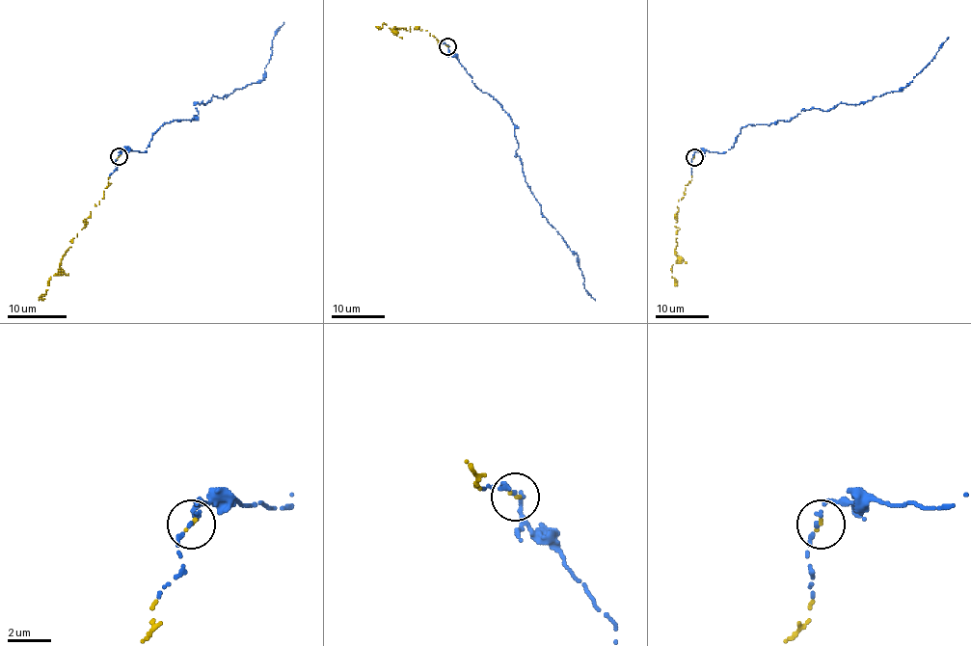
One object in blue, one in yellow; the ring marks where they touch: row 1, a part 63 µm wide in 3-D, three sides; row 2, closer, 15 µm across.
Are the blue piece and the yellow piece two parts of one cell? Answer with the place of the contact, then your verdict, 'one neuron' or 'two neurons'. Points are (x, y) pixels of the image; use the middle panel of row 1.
at (447, 46); one neuron

